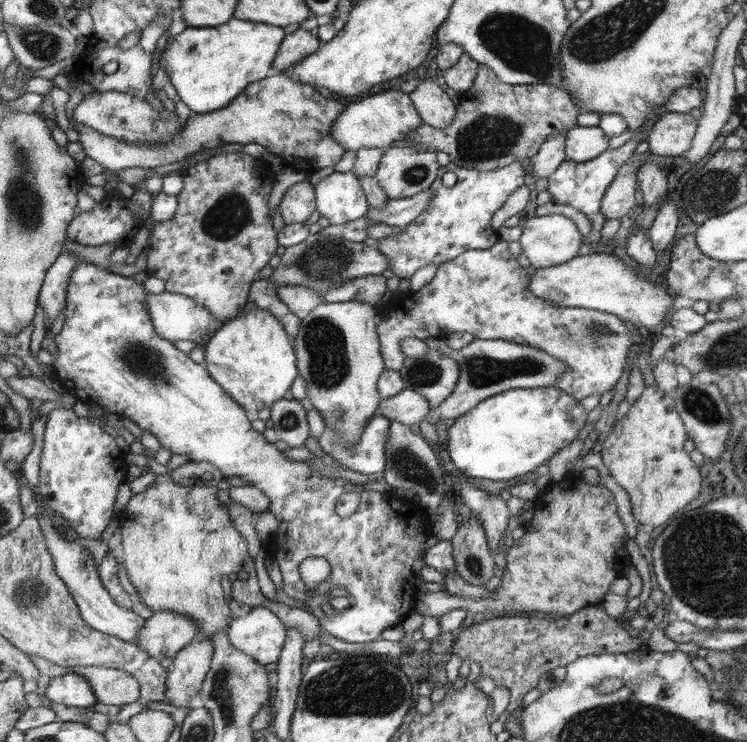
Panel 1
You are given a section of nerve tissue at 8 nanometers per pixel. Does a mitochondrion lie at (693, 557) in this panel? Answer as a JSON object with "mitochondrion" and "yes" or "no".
{"mitochondrion":"yes"}

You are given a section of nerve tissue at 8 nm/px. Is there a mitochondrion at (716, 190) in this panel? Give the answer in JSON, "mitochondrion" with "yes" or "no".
{"mitochondrion":"yes"}

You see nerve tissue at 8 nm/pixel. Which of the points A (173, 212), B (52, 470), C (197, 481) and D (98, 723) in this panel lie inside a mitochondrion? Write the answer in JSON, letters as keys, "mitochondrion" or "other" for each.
{"A":"other","B":"other","C":"other","D":"other"}

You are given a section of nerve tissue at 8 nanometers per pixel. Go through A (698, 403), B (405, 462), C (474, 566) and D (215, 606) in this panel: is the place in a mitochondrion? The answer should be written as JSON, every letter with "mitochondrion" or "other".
{"A":"mitochondrion","B":"mitochondrion","C":"mitochondrion","D":"other"}

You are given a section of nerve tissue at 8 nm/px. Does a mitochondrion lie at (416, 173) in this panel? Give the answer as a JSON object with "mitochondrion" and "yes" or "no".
{"mitochondrion":"yes"}

